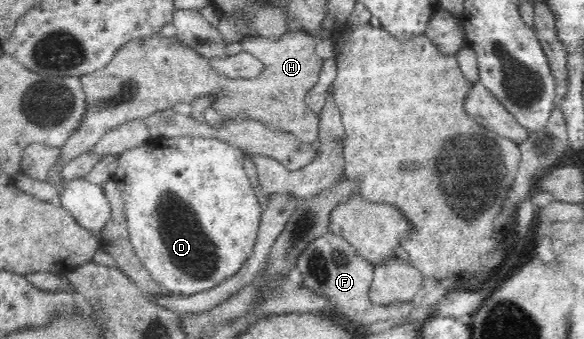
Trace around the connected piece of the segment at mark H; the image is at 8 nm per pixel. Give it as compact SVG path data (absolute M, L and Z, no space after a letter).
M304 30L284 33L278 41L251 35L244 37L241 41L243 51L254 55L264 64L262 73L254 79L230 79L220 75L208 65L208 58L194 49L189 51L181 47L177 37L164 37L156 33L124 43L106 67L80 77L86 92L86 113L80 127L70 133L70 138L61 147L61 156L50 168L47 182L60 185L62 165L82 152L92 150L107 131L135 119L142 120L176 103L191 104L202 96L212 96L212 108L227 118L244 116L260 120L315 146L319 119L318 114L310 111L306 105L305 95L316 85L324 63L322 57L316 55L317 42L310 32Z

